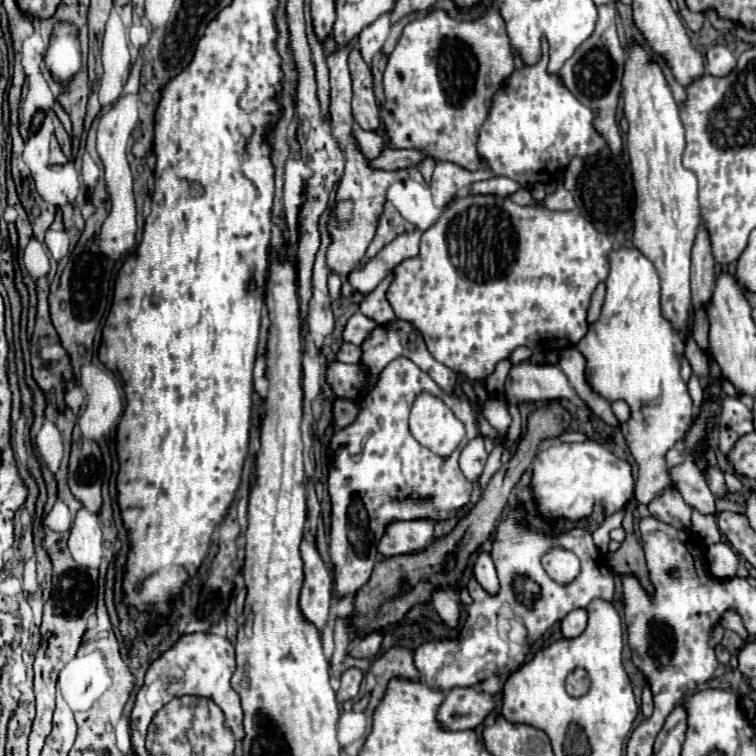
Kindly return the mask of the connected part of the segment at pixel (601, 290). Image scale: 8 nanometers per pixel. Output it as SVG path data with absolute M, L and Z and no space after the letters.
M598 286L596 292L592 294L592 300L590 300L590 306L588 306L588 322L596 322L598 316L600 316L600 310L602 310L602 302L604 302L604 294L606 294L606 288L604 286Z

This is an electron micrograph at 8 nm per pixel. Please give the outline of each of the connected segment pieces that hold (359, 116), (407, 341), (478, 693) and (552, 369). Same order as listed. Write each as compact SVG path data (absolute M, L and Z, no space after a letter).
M354 48L348 58L354 98L352 98L352 112L354 120L360 124L362 130L378 130L380 128L380 106L374 96L372 72L370 66L362 60L362 54Z
M396 320L396 322L390 322L390 324L384 324L384 326L374 328L372 336L362 344L362 364L368 370L368 388L372 388L372 384L376 384L376 376L380 374L380 370L388 362L392 362L392 360L396 360L400 356L408 356L410 360L414 360L414 364L422 372L426 372L440 388L444 388L444 392L452 392L454 390L456 374L450 368L446 368L444 364L440 364L440 362L436 362L432 358L432 354L426 350L426 344L422 340L422 334L410 322L404 322L404 320Z
M452 688L440 706L440 722L444 728L468 730L484 722L496 708L496 698L476 688Z
M522 362L512 366L506 378L506 398L510 404L520 402L552 402L570 400L580 404L566 374L556 364L530 364Z

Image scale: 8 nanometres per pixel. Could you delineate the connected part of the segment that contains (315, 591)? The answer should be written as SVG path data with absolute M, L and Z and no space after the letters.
M302 540L300 544L304 562L304 586L300 594L302 616L322 632L330 618L332 602L332 576L322 562L316 544L312 540Z

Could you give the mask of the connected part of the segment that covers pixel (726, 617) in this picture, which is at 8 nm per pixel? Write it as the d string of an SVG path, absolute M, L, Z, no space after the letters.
M728 610L728 612L725 612L722 615L722 618L720 618L719 625L721 625L721 623L727 623L727 626L730 626L731 630L734 630L737 634L742 636L744 642L748 642L748 632L746 632L742 618L737 612L734 612L734 610Z

